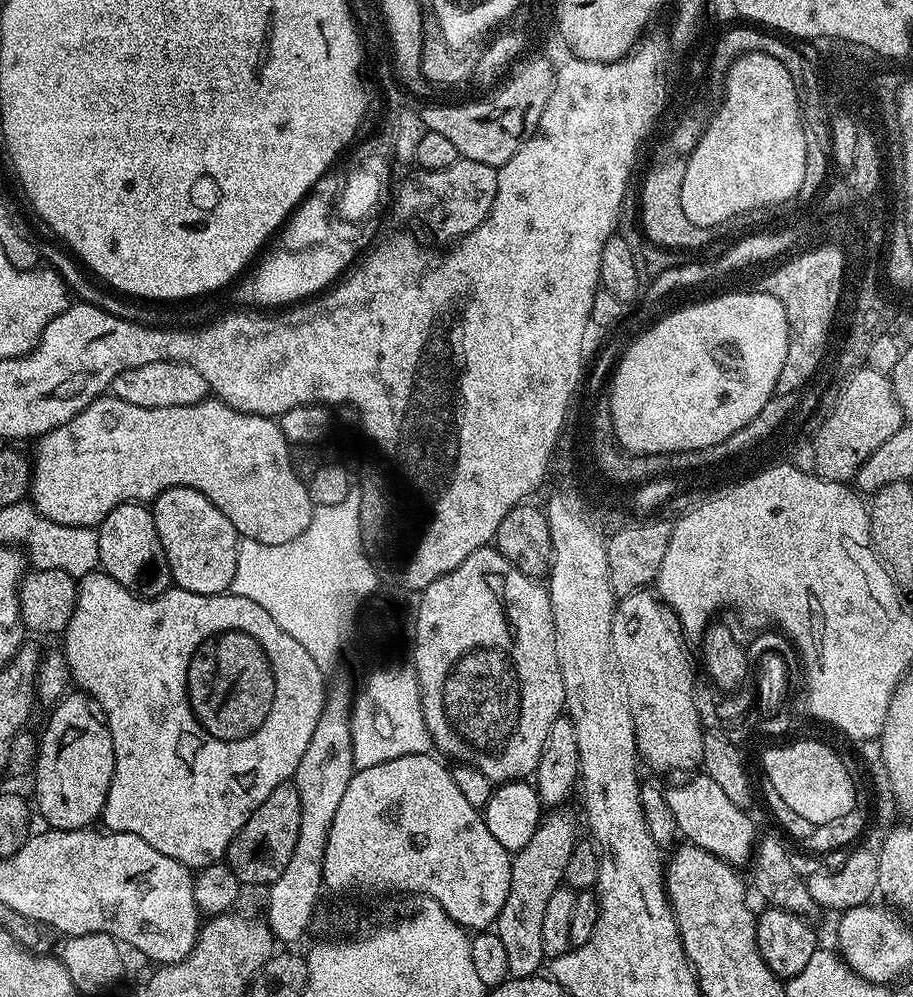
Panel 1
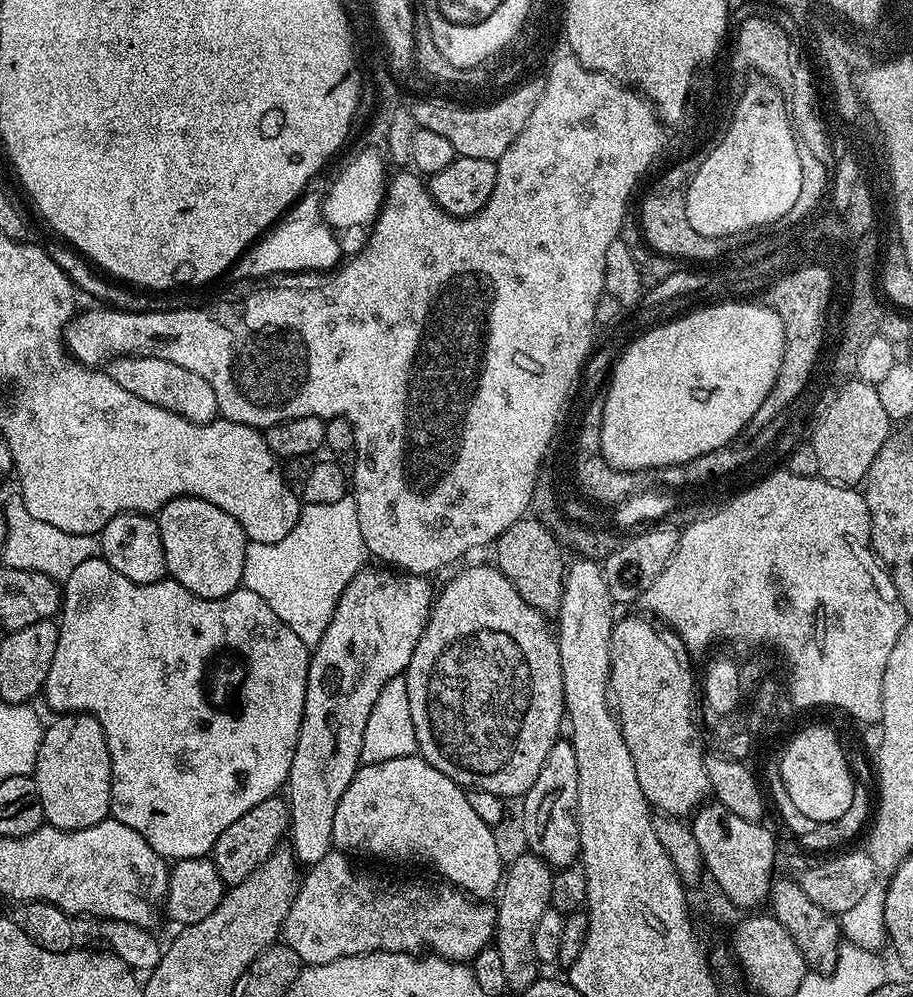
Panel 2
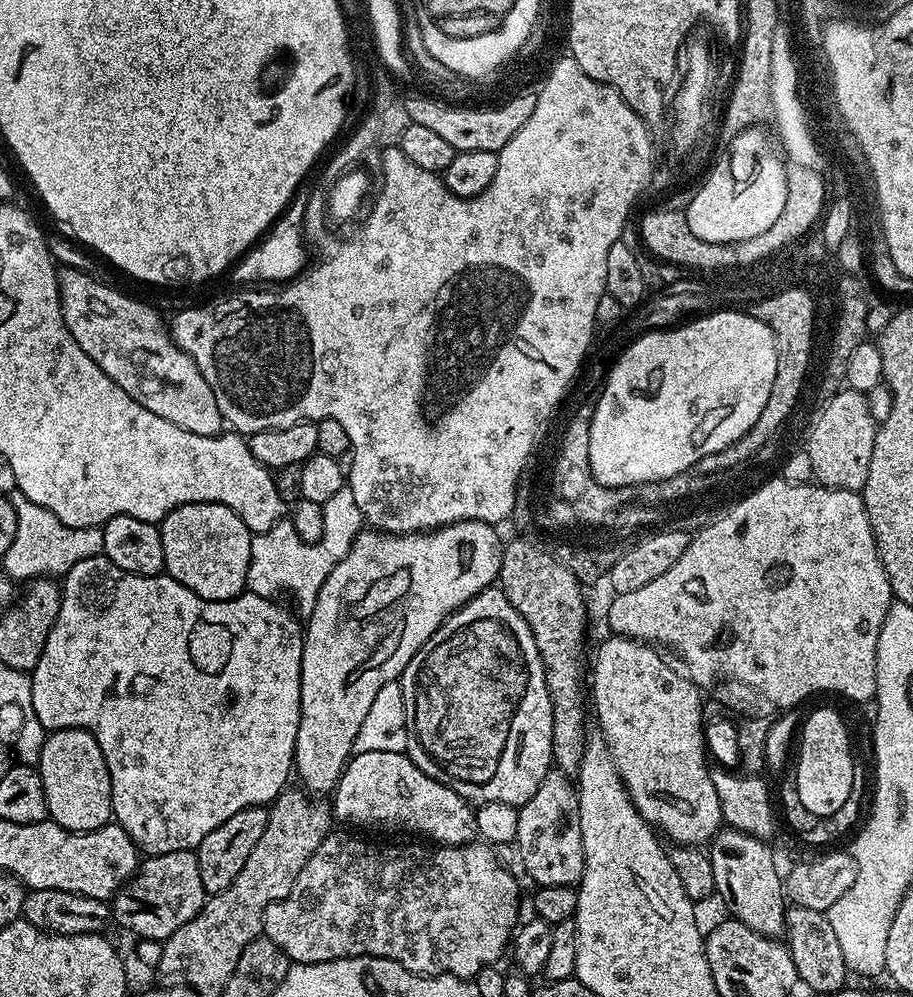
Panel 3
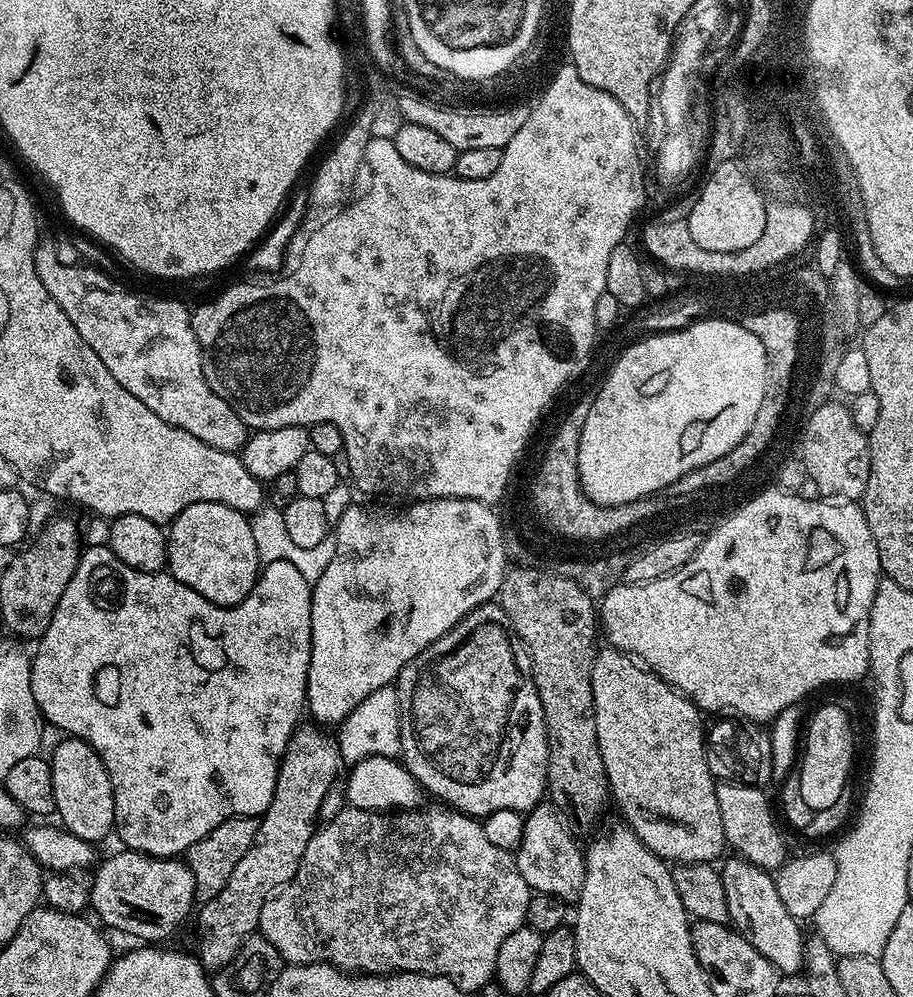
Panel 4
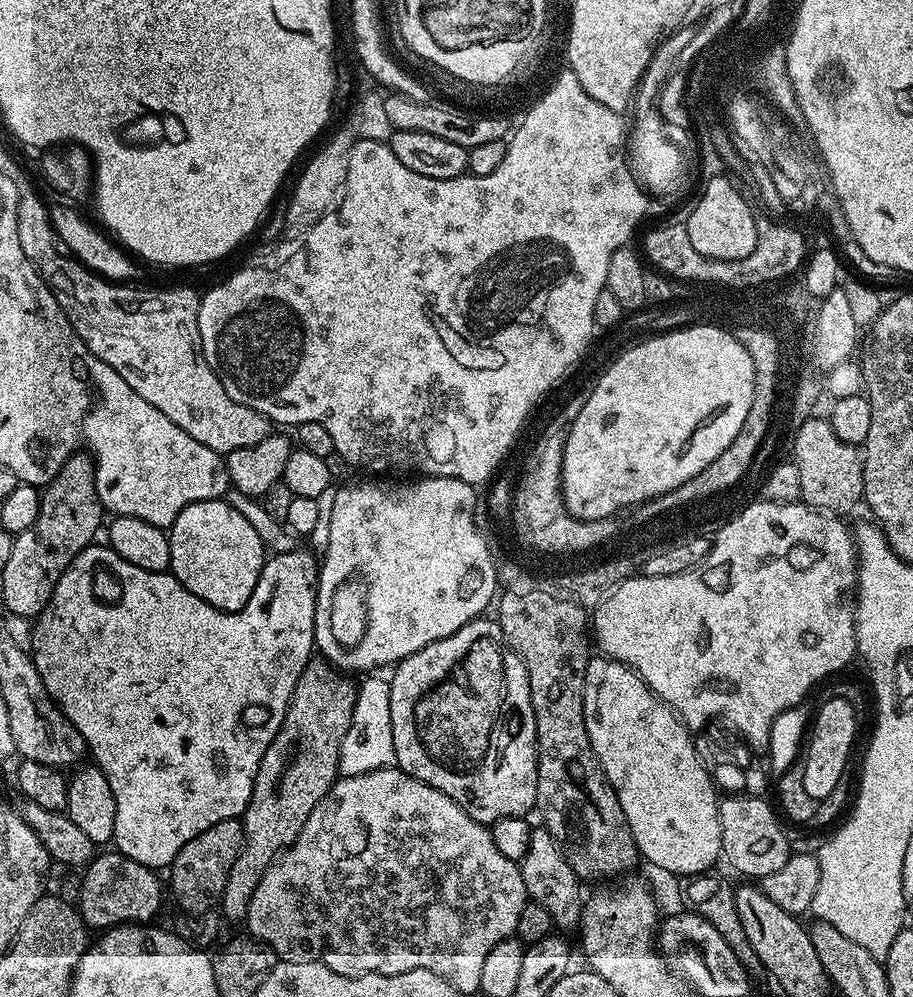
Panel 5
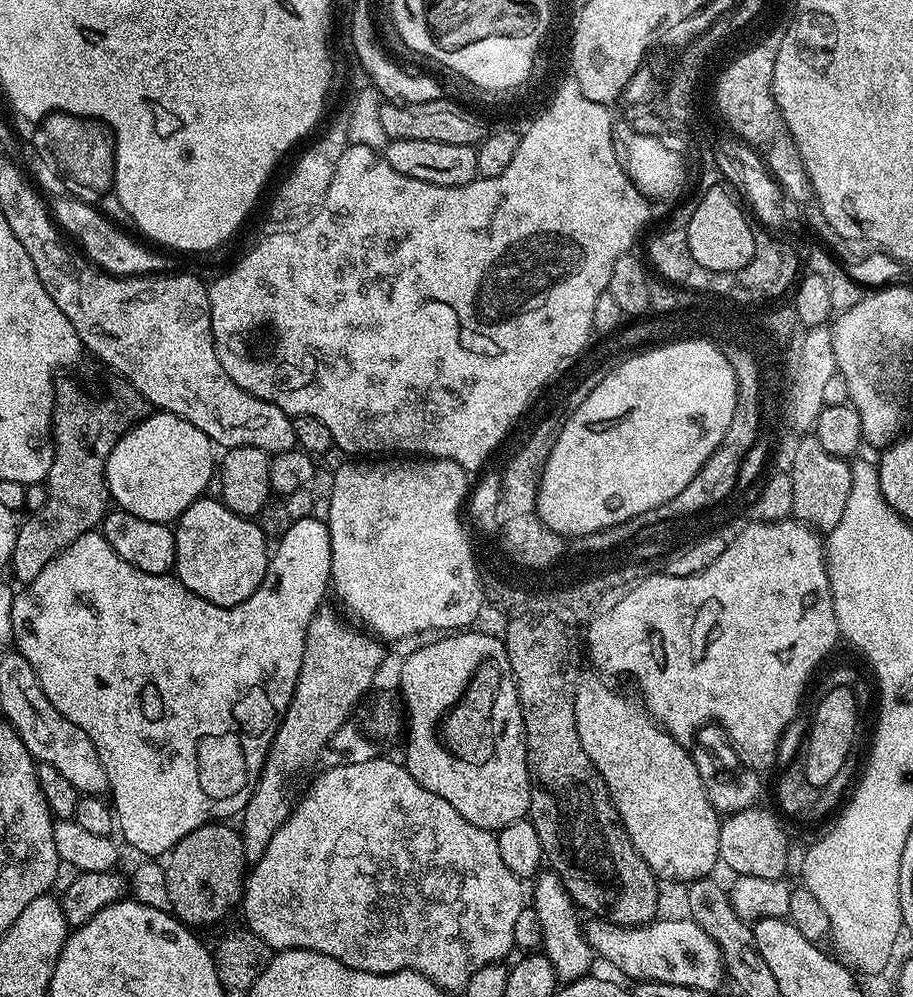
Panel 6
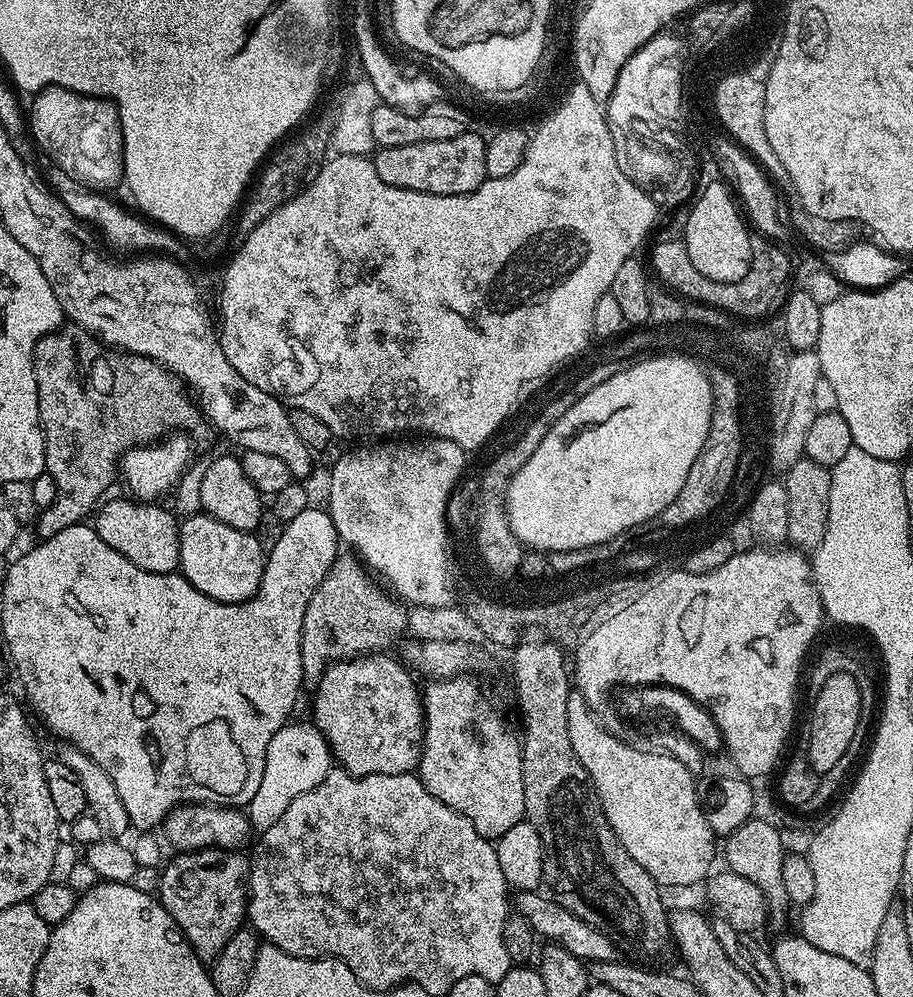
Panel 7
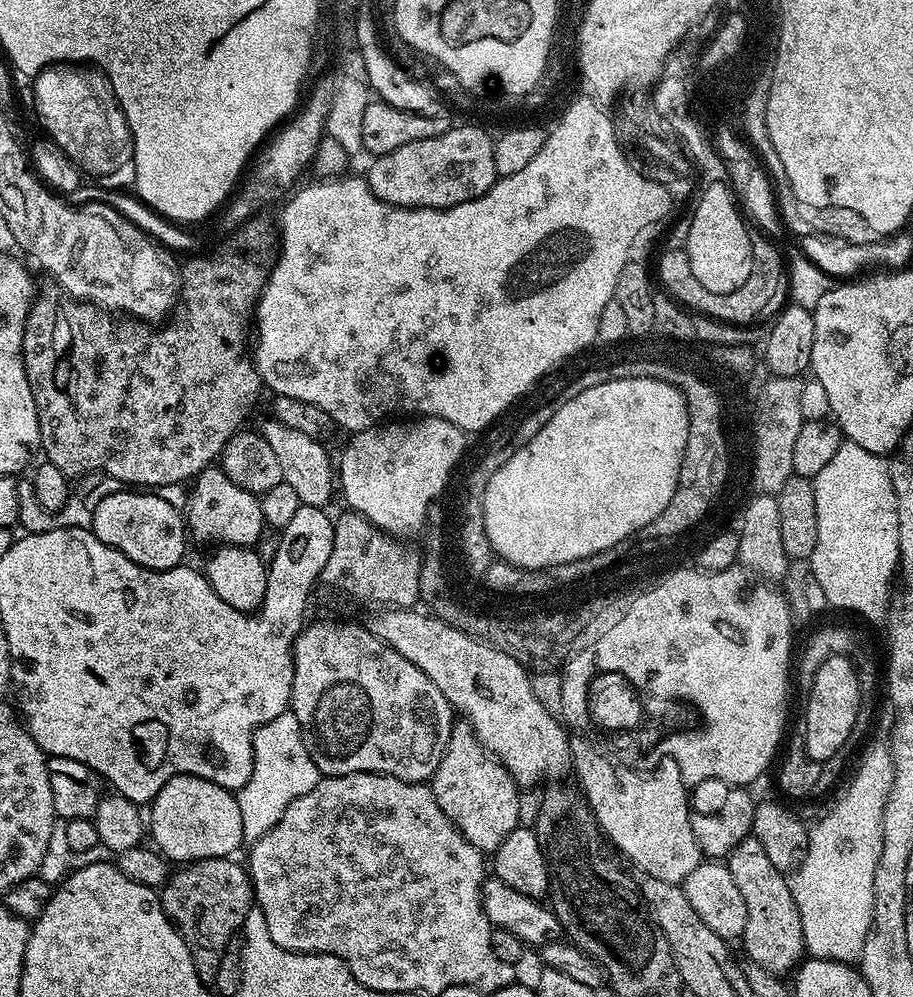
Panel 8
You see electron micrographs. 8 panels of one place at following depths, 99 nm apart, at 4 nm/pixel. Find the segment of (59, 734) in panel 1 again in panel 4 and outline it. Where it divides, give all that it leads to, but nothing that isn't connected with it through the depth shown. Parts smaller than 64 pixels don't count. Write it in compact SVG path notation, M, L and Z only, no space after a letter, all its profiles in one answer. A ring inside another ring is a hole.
M64 738L64 741L50 755L52 765L52 781L54 782L55 815L60 816L59 823L69 832L73 832L80 840L97 842L113 835L116 826L116 807L114 806L114 790L110 786L110 774L106 774L106 766L102 758L86 741L75 738Z

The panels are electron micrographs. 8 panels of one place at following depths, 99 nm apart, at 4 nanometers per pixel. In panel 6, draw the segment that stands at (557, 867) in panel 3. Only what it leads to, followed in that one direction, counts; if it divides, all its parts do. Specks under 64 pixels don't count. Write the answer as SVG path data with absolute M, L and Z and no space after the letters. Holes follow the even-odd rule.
M541 871L534 883L536 885L530 888L530 907L542 922L542 954L548 959L550 966L554 966L557 981L581 980L593 971L592 960L594 961L592 947L584 937L581 913L556 872Z

